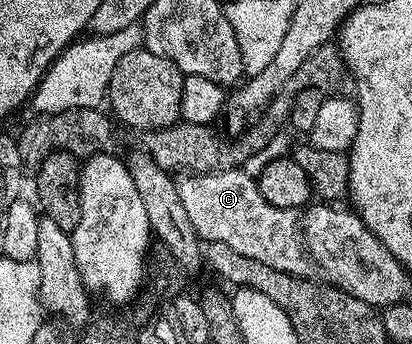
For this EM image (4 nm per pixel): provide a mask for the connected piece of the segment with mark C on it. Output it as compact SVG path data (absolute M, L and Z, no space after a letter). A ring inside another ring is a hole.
M244 169L210 170L208 175L189 173L177 183L179 197L187 208L187 217L195 225L197 235L206 244L231 245L235 253L263 261L271 269L279 269L288 275L304 276L311 260L301 238L301 219L297 211L284 211L271 205L259 193L257 181Z

